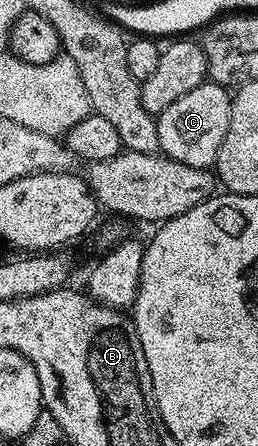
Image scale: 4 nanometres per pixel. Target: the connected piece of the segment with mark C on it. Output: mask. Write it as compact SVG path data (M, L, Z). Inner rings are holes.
M205 79L198 87L194 87L194 91L186 91L182 99L174 99L174 103L170 103L170 107L163 109L156 117L160 153L178 163L186 163L186 167L212 169L218 159L218 151L222 147L222 139L226 139L226 131L230 127L231 106L229 90L211 79Z

